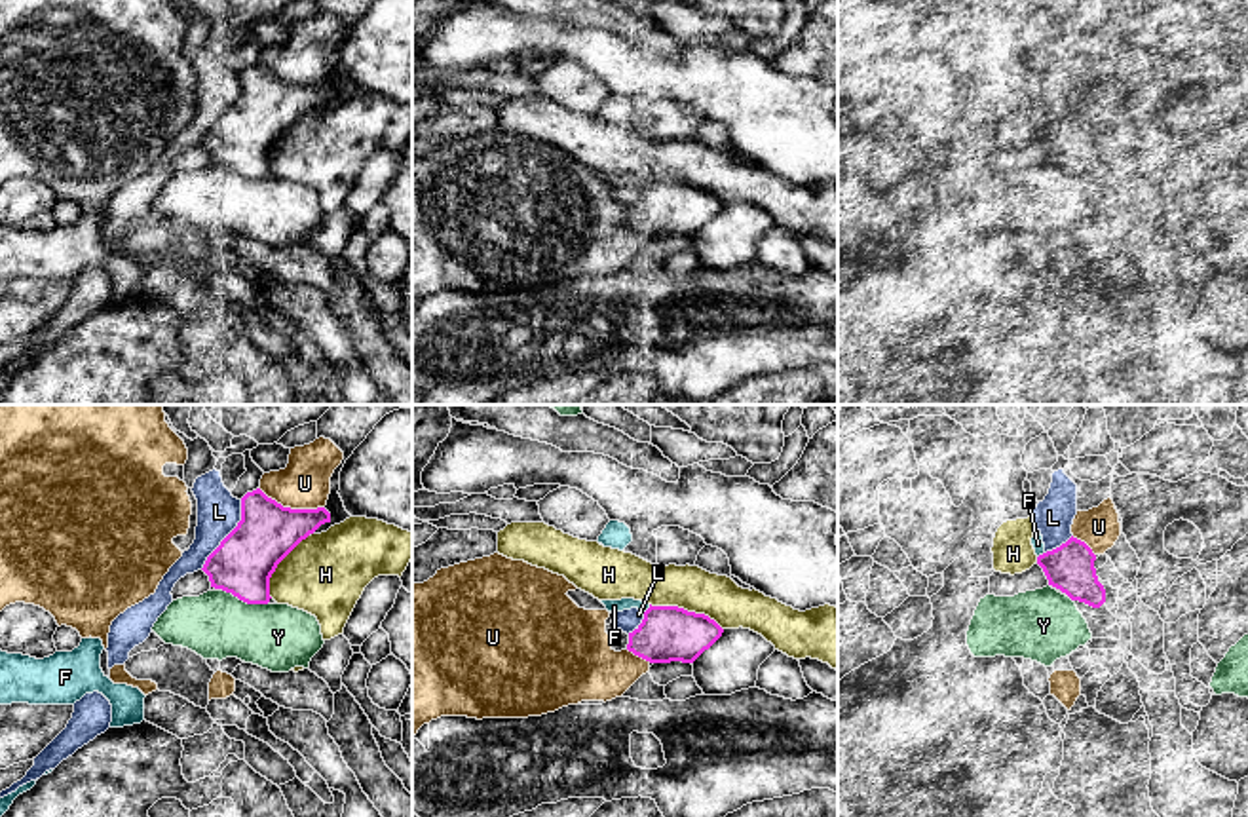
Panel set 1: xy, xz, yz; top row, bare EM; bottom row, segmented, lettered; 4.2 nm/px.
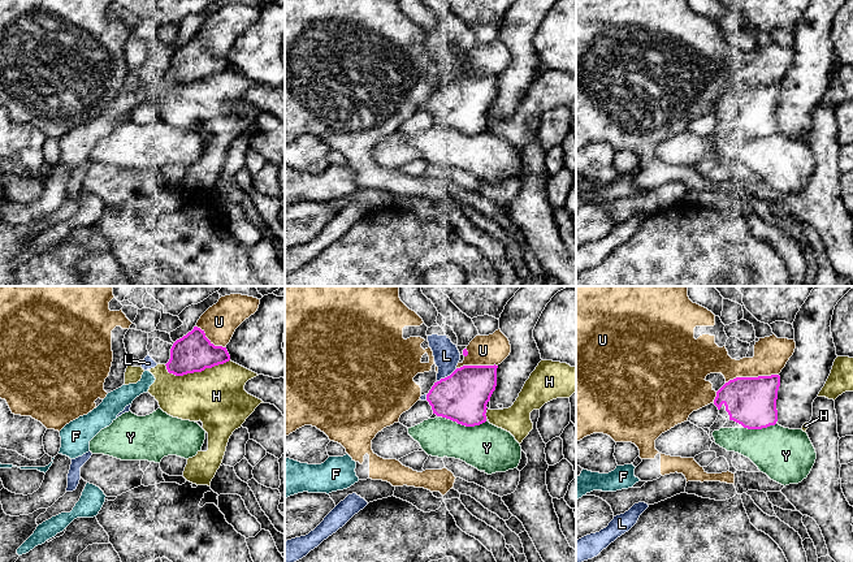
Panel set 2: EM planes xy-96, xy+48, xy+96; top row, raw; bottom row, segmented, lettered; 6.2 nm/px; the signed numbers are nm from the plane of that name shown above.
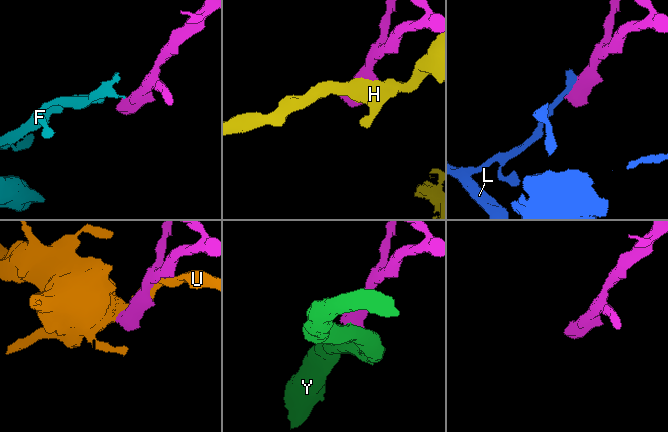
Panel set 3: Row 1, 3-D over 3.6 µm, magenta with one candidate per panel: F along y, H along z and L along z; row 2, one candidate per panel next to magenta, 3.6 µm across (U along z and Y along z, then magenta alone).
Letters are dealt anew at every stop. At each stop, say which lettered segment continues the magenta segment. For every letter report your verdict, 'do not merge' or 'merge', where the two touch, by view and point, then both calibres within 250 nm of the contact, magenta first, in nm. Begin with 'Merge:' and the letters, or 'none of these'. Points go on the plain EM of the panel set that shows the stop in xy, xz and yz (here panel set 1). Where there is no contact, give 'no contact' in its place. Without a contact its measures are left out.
Merge: none of these
F: do not merge | xz (648, 183) | 240/60 nm
H: do not merge | xz (686, 185) | 240/190 nm
L: do not merge | xy (228, 109) | 260/180 nm
U: do not merge | xy (289, 82) | 260/220 nm
Y: do not merge | xy (245, 175) | 260/280 nm

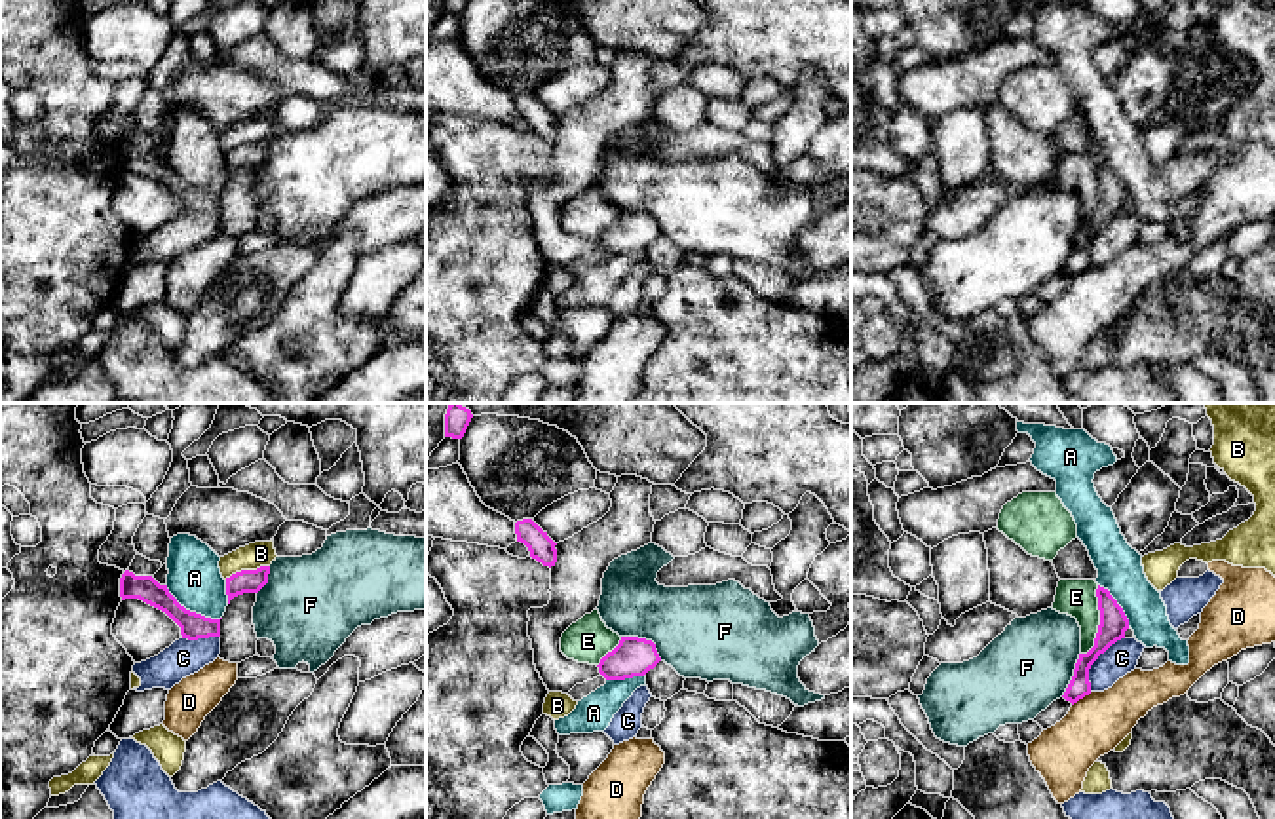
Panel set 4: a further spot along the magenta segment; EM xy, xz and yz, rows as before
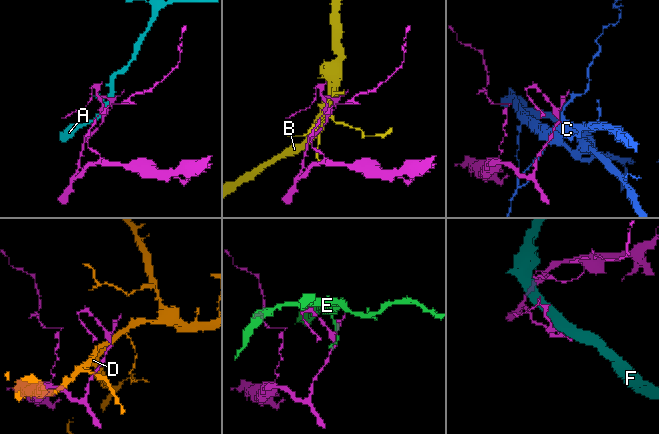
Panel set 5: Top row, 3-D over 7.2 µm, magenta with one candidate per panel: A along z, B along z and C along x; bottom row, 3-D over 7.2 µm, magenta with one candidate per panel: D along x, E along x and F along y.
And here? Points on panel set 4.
Merge: none of these
A: do not merge | xy (189, 185) | 110/220 nm
B: do not merge | xy (246, 145) | 100/110 nm
C: do not merge | yz (1095, 234) | 120/140 nm
D: do not merge | yz (1082, 272) | 90/260 nm
E: do not merge | yz (1101, 196) | 120/160 nm
F: do not merge | xz (645, 213) | 170/400 nm

